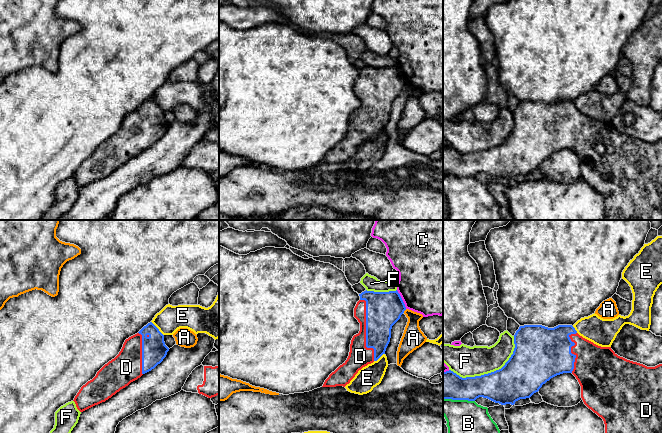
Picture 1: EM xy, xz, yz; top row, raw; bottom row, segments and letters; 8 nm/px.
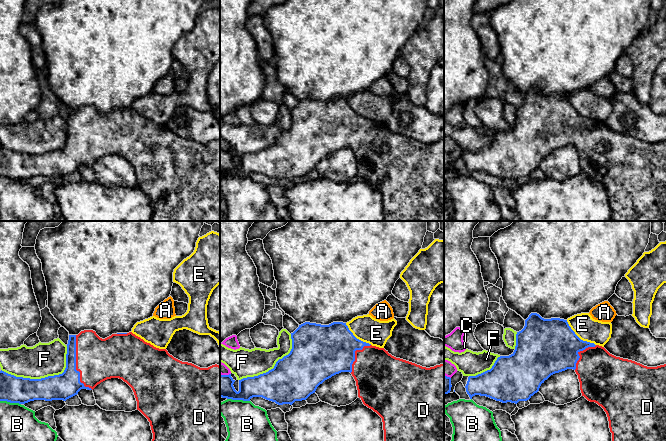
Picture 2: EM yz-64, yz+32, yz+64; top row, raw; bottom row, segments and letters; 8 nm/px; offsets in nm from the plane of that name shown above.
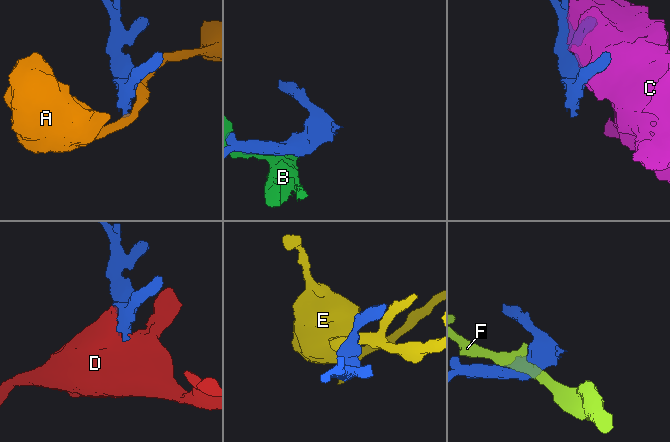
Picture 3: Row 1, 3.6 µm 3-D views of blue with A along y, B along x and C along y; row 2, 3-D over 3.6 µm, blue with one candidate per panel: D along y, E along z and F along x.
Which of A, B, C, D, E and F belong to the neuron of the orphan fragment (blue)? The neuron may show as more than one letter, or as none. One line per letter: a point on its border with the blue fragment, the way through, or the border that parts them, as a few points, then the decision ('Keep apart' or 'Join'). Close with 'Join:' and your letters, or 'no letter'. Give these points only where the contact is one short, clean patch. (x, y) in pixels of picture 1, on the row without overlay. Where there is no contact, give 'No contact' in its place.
A: Touches blue at xz (404, 86). Boundary: xz (406, 85), (403, 88). Keep apart
B: Touches blue at yz (459, 175). Keep apart
C: Touches blue at xz (401, 75). Keep apart
D: Touches blue at xz (366, 106). Join
E: Touches blue at xy (157, 104). Boundary: xy (151, 97), (163, 111). Keep apart
F: Touches blue at yz (491, 148). Keep apart
Join: D

